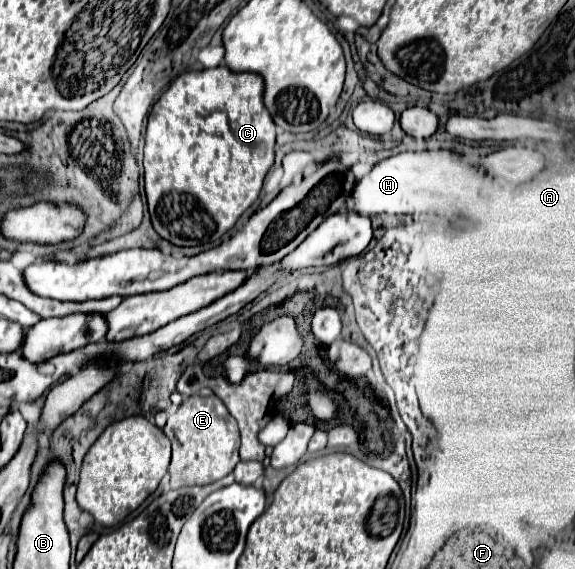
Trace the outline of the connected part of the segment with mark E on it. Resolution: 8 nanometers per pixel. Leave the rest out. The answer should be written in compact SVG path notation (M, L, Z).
M215 395L187 397L179 409L167 419L163 427L173 445L173 459L169 465L171 489L185 485L209 485L229 475L239 463L239 429L229 415L223 401Z

